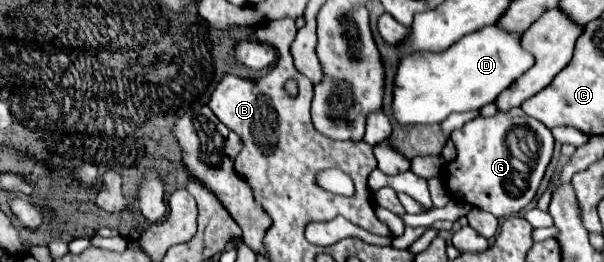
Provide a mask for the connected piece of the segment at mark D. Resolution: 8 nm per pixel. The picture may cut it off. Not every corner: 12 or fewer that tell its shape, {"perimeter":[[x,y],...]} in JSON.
{"perimeter":[[496,25],[444,55],[402,59],[392,115],[430,125],[476,111],[532,67]]}

